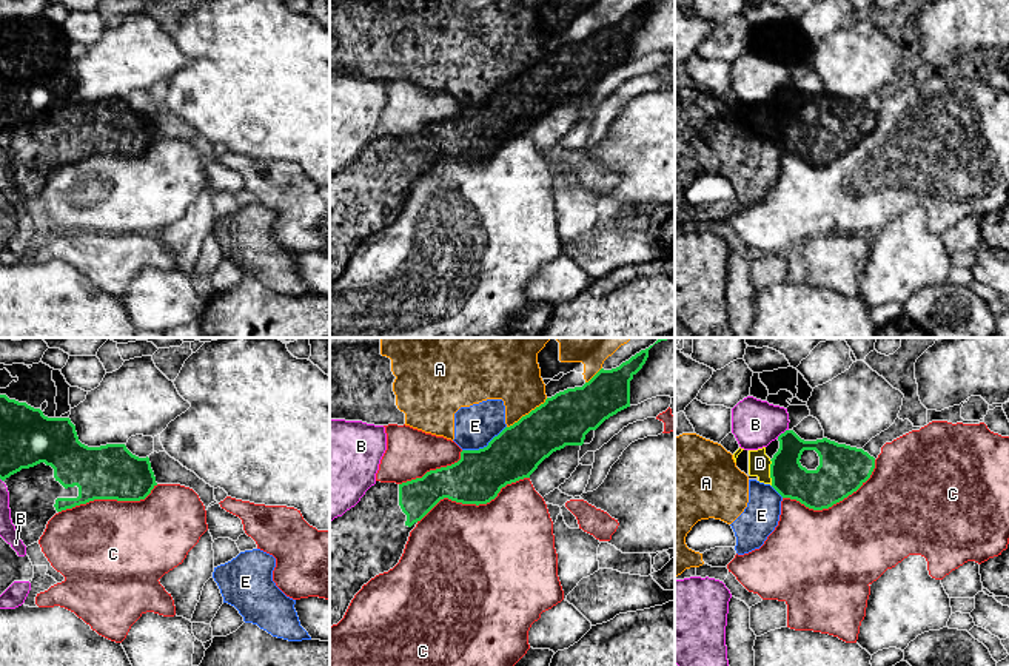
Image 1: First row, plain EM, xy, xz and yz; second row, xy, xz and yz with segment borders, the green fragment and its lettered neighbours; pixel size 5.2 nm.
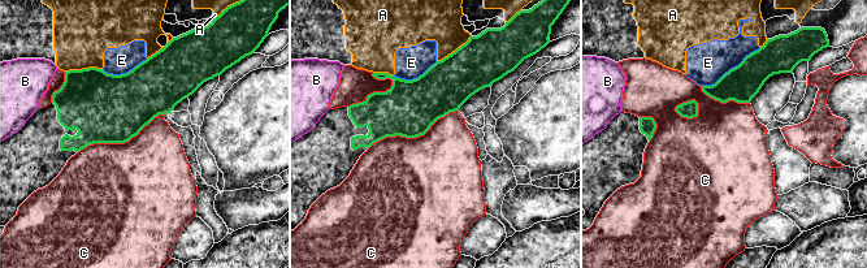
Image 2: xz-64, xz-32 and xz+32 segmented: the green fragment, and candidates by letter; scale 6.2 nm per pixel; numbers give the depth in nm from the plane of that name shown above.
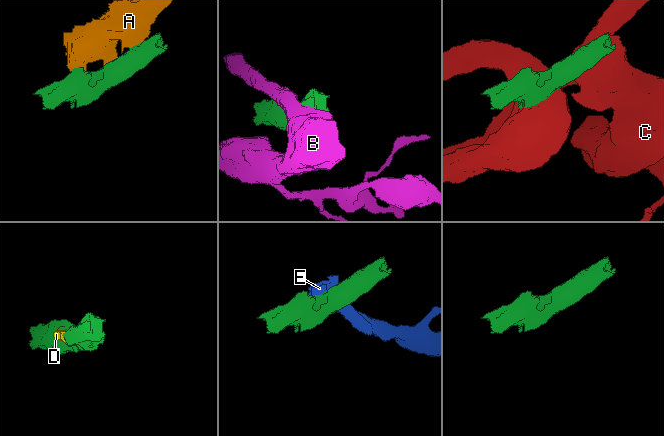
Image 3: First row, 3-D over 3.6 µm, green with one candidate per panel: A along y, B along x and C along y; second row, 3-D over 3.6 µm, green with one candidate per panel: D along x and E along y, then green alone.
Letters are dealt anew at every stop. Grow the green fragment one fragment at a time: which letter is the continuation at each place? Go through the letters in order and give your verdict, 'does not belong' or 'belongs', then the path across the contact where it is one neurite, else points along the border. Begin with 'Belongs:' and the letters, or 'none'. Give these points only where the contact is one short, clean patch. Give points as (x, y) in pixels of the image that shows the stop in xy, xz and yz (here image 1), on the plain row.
Belongs: none
A: does not belong
B: does not belong
C: does not belong
D: does not belong; border along yz (769, 114), (772, 139)
E: does not belong

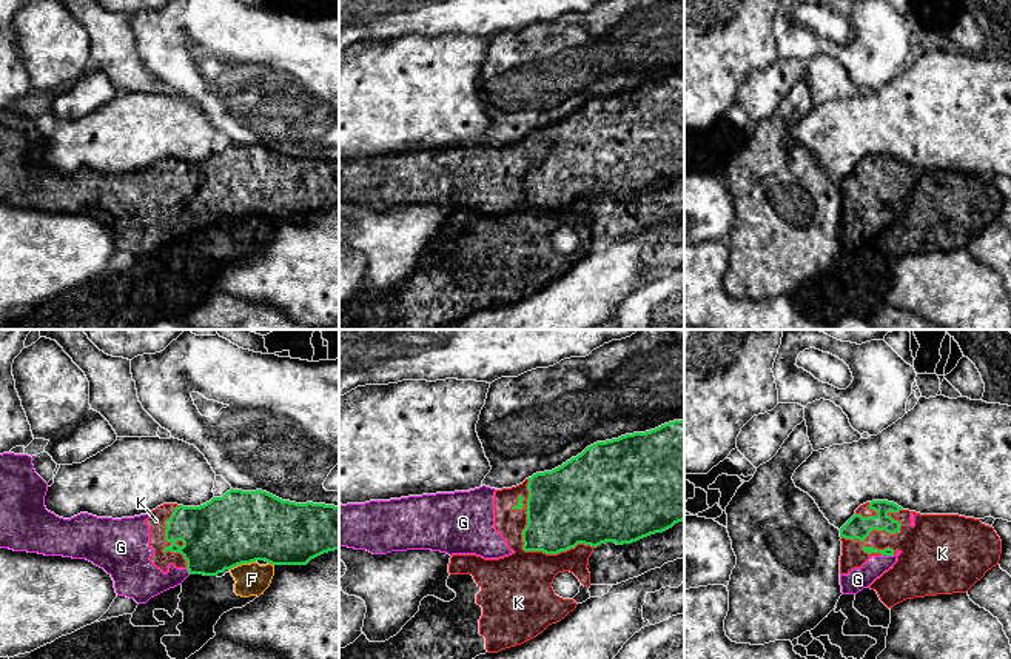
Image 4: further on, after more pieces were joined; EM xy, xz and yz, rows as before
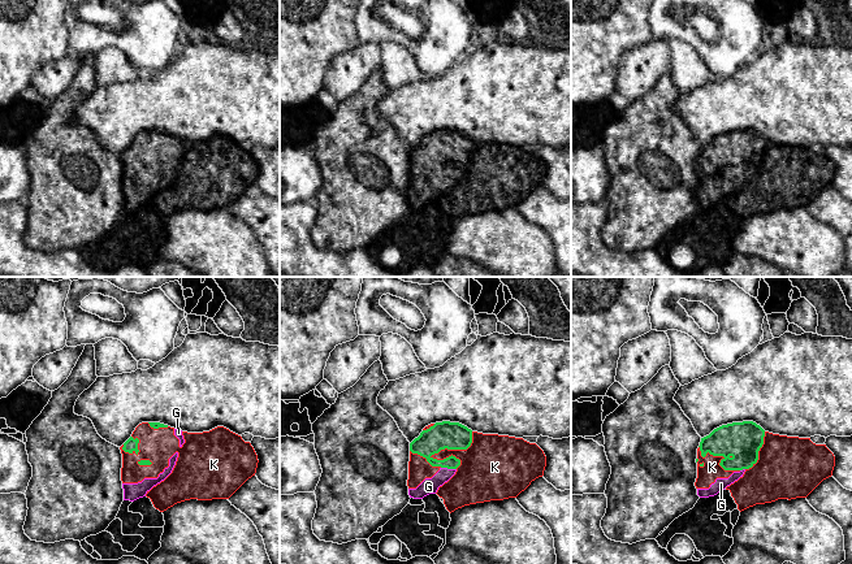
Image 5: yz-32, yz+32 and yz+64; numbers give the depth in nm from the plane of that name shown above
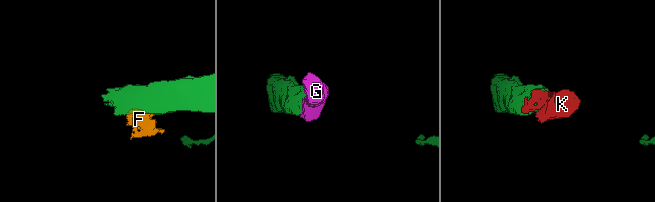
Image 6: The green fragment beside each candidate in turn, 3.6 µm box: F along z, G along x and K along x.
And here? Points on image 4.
Belongs: G
F: does not belong
G: belongs
K: does not belong

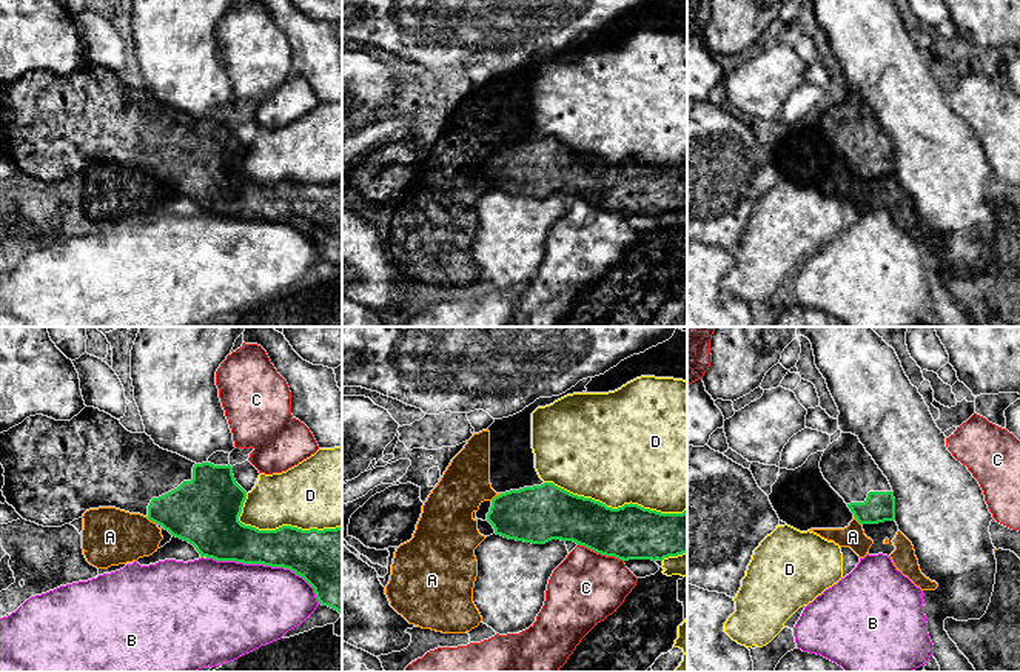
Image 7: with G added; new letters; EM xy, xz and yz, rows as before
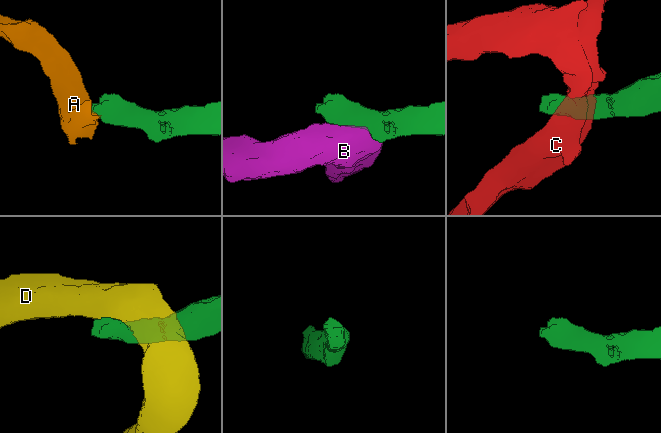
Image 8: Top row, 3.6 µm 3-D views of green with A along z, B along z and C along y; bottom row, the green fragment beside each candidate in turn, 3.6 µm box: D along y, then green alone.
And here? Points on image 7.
Belongs: none
A: does not belong; border along xy (147, 171), (156, 179)
B: does not belong
C: does not belong; border along xz (578, 198), (623, 216)
D: does not belong

